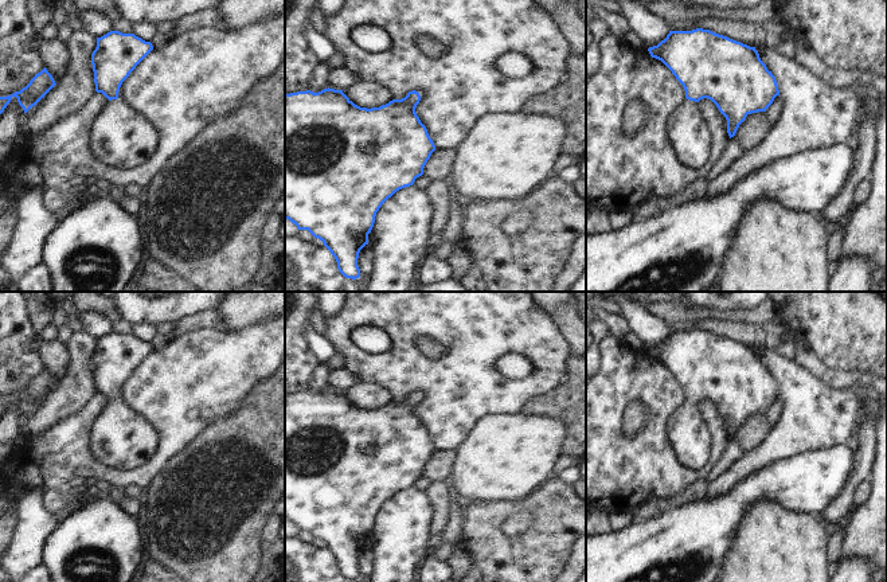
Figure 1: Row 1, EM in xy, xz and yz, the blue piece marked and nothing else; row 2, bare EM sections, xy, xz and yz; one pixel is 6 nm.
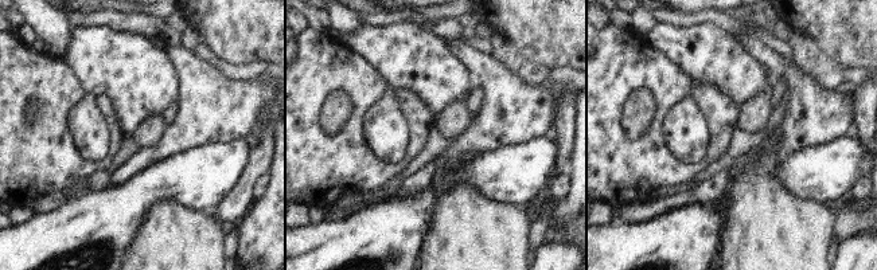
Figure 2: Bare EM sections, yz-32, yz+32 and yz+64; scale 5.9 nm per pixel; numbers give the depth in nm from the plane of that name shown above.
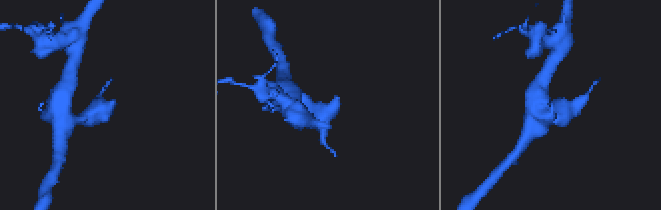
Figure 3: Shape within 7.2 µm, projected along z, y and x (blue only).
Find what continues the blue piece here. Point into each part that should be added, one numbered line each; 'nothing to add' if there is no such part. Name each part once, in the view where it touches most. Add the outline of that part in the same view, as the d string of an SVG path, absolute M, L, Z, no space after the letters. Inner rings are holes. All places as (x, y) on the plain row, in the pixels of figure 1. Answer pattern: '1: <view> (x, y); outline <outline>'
1: yz (690, 438); outline M685 399L667 421L668 442L681 465L702 470L712 456L712 433L702 419L699 403Z

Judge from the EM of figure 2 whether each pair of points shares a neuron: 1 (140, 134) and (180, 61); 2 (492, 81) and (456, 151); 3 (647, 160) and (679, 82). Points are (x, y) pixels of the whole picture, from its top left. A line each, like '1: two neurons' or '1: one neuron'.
1: two neurons
2: one neuron
3: one neuron

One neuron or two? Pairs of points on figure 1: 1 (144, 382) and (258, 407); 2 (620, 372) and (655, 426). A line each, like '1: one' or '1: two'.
1: two
2: one

